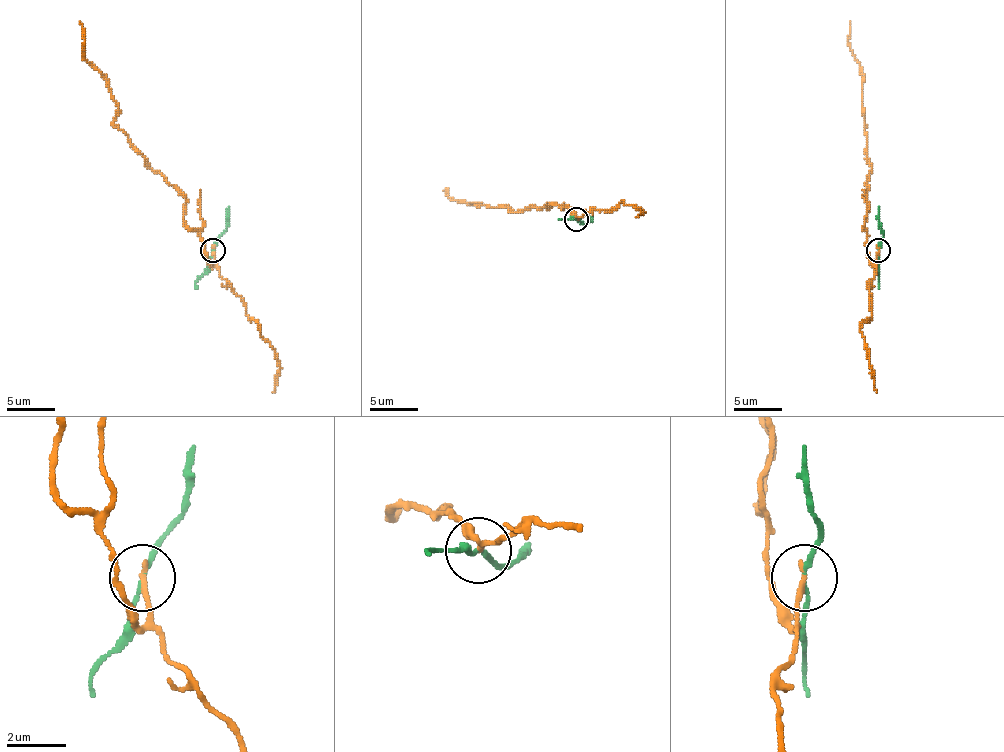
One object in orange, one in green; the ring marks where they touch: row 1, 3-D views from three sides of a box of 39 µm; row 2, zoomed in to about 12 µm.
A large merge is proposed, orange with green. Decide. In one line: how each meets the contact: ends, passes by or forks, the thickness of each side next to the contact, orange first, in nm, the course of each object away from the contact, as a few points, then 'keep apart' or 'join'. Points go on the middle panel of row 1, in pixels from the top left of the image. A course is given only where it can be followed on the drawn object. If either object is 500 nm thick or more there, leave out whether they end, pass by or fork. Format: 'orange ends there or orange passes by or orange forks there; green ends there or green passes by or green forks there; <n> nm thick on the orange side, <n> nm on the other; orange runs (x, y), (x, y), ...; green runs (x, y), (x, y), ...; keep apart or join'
orange ends there; green passes by; 200 nm thick on the orange side, 110 nm on the other; orange runs (575, 219), (566, 207), (547, 205), (515, 212), (510, 207), (457, 202), (448, 195), (448, 188), (443, 190); green runs (575, 219), (583, 224), (592, 219); keep apart

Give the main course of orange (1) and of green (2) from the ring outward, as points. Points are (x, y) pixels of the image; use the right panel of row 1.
1: (879, 250), (874, 264), (864, 223), (864, 197), (871, 168), (867, 158), (862, 67), (847, 43), (850, 21)
2: (879, 250), (883, 235), (879, 228), (879, 207)

